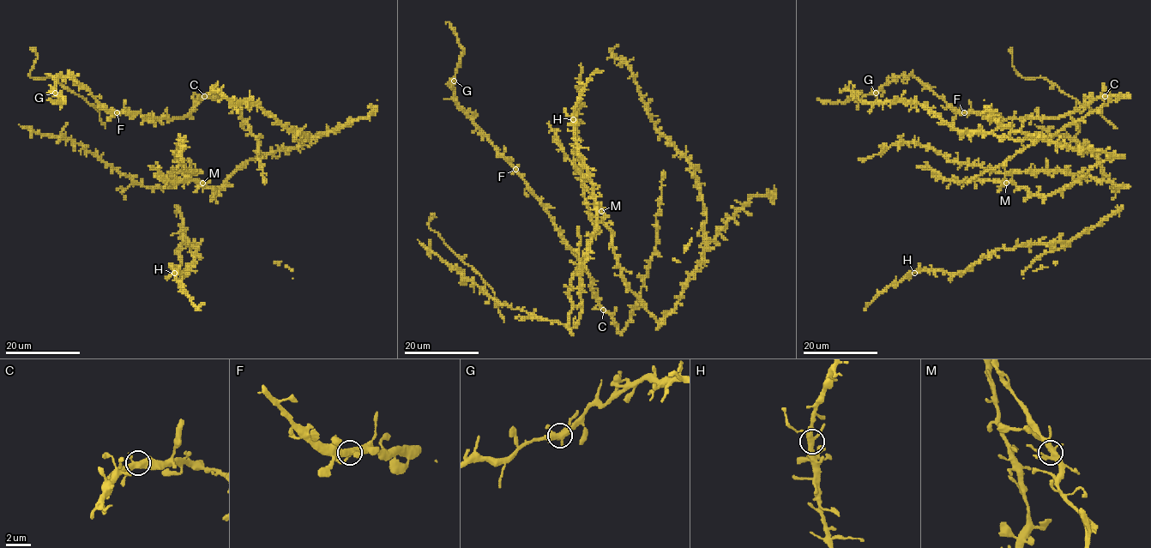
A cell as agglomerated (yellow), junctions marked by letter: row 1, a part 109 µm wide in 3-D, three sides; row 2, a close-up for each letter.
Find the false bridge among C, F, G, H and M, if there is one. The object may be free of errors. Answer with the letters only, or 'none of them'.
none of them

